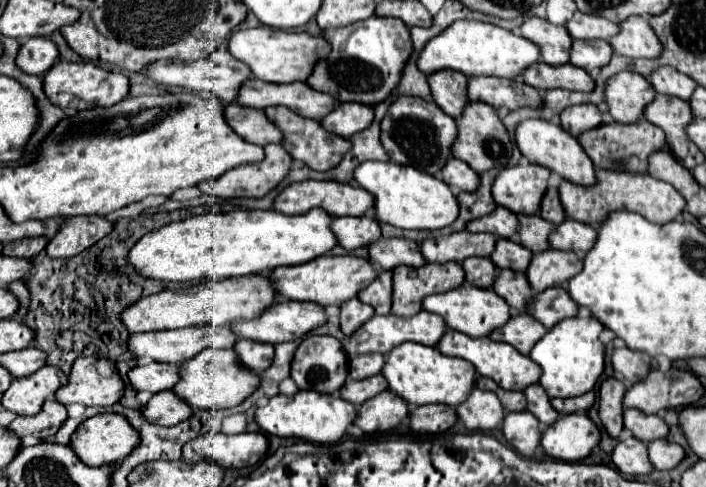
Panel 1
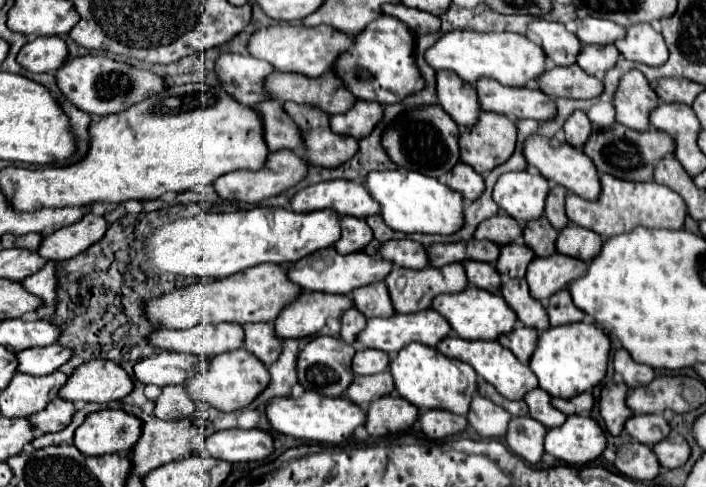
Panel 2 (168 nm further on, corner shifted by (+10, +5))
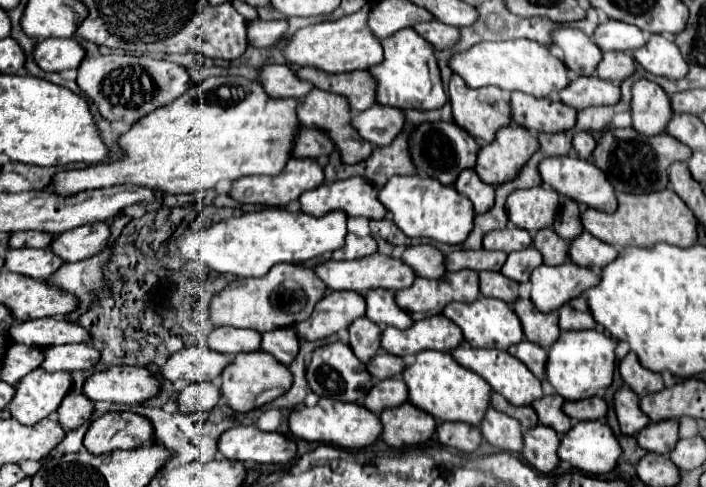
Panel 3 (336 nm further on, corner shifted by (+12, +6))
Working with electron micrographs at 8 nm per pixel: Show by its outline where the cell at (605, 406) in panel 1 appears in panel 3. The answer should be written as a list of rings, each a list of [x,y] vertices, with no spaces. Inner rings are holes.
[[[628,385],[620,387],[614,393],[612,407],[614,407],[614,413],[618,417],[620,431],[624,435],[636,435],[640,429],[644,429],[650,423],[650,419],[638,407],[638,395]]]

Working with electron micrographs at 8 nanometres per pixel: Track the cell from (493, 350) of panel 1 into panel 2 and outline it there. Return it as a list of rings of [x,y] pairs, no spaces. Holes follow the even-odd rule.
[[[448,336],[438,344],[438,350],[442,350],[444,356],[448,358],[456,358],[460,362],[470,364],[478,376],[490,382],[508,400],[522,400],[530,390],[538,388],[538,380],[534,372],[530,372],[530,366],[522,364],[508,348],[502,348],[498,342],[484,342],[484,340],[472,342],[472,340],[462,340],[458,336]]]

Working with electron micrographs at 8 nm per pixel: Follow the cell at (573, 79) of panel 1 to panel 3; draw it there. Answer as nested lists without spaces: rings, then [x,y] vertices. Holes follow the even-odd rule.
[[[578,77],[568,83],[560,93],[560,101],[574,107],[584,109],[590,105],[614,105],[620,99],[620,87],[616,83],[608,83],[598,77]]]

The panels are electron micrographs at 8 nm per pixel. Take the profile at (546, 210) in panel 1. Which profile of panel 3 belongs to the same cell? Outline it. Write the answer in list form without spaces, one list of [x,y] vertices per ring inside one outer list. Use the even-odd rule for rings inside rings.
[[[564,199],[552,227],[562,239],[568,239],[568,241],[574,239],[576,235],[580,235],[582,233],[580,205],[576,201],[572,201],[572,199]]]

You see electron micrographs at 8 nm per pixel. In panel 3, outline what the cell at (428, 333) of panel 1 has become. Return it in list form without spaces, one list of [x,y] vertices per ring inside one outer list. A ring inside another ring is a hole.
[[[444,315],[420,319],[404,331],[386,325],[380,335],[380,347],[398,357],[410,357],[422,349],[448,351],[460,345],[460,341],[460,327]]]

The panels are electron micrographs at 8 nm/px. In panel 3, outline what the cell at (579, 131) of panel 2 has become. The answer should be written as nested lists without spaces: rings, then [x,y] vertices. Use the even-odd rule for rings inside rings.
[[[576,131],[574,139],[572,139],[572,149],[580,159],[588,159],[592,149],[596,147],[596,141],[592,137],[592,133],[588,131]]]

